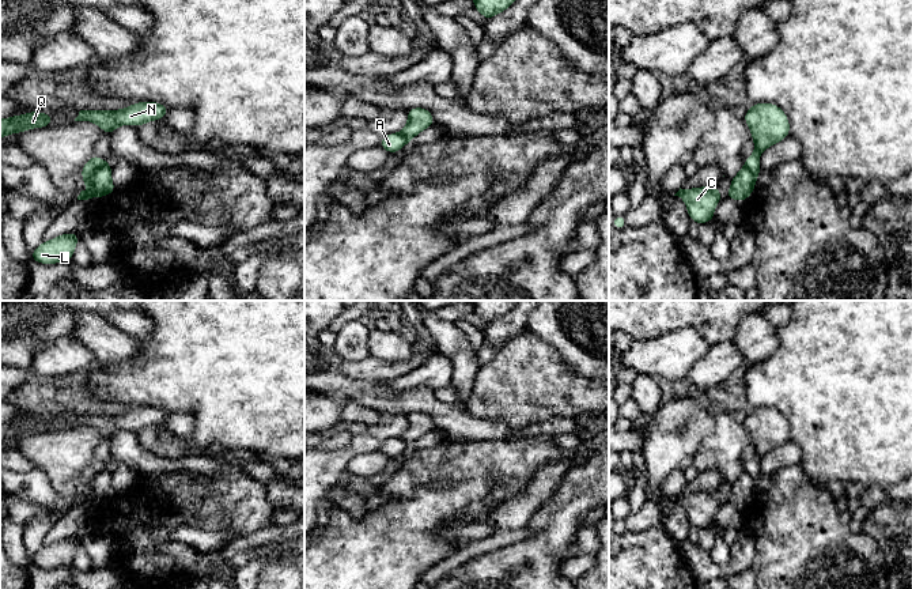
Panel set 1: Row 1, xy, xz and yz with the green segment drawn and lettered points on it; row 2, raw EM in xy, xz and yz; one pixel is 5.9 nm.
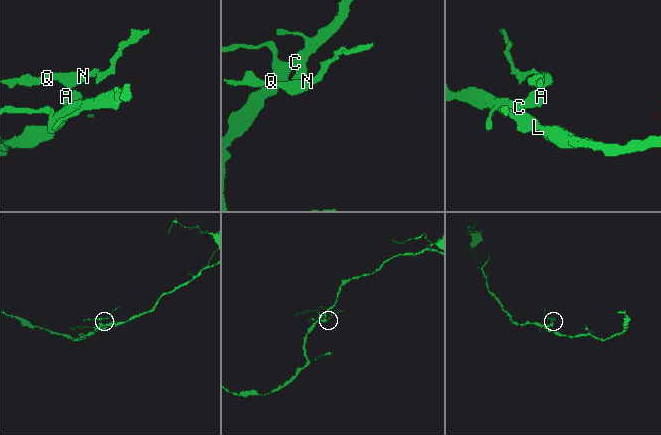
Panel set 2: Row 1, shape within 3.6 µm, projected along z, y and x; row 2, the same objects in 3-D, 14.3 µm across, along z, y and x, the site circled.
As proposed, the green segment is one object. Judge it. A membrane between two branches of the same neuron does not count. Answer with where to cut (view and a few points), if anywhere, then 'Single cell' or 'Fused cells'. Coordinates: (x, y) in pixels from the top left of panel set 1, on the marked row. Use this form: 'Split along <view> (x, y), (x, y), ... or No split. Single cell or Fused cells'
Split along xy (103, 159), (103, 163), (94, 173), (87, 187). Fused cells

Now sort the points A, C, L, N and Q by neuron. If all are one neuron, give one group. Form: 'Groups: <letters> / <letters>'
Groups: A N Q / C L

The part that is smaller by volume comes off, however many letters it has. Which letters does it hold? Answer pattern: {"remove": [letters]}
{"remove": ["A", "N", "Q"]}

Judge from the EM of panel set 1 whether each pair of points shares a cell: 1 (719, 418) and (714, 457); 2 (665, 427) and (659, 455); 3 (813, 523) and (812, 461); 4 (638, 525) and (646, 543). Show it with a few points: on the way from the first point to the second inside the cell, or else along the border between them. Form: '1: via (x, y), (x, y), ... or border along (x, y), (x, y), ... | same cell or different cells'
1: via (719, 427), (719, 448) | same cell
2: via (665, 434), (665, 448) | same cell
3: border along (799, 464), (818, 487) | different cells
4: border along (659, 525), (639, 532), (627, 531) | different cells

